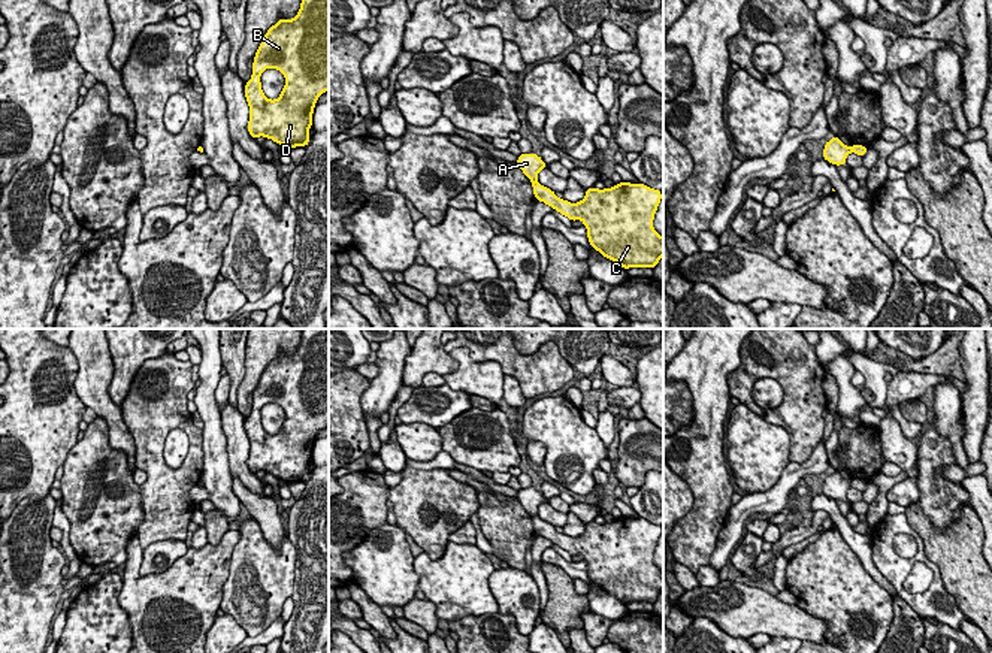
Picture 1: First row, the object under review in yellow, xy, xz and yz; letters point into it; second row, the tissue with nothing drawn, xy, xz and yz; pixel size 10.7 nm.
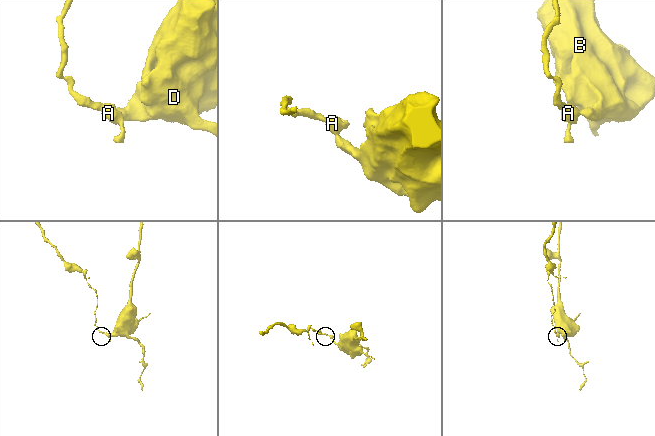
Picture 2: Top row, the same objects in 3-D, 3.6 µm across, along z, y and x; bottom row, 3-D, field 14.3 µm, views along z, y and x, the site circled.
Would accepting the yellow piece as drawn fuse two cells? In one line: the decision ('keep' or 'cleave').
cleave

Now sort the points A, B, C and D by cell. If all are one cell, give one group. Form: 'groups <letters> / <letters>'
groups A / B C D

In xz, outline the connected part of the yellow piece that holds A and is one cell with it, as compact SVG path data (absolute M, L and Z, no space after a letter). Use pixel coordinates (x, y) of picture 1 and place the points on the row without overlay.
M533 487L520 489L517 492L517 499L532 517L538 514L538 508L541 504L548 502L548 499L544 498L542 493Z

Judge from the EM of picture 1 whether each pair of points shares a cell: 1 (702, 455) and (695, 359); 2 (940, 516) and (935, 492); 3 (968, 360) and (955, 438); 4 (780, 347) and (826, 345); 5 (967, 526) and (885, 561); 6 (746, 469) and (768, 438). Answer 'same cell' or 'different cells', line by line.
1: same cell
2: same cell
3: different cells
4: different cells
5: different cells
6: same cell

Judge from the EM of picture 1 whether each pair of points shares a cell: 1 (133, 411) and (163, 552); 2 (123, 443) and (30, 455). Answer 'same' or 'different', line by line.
1: different
2: different

